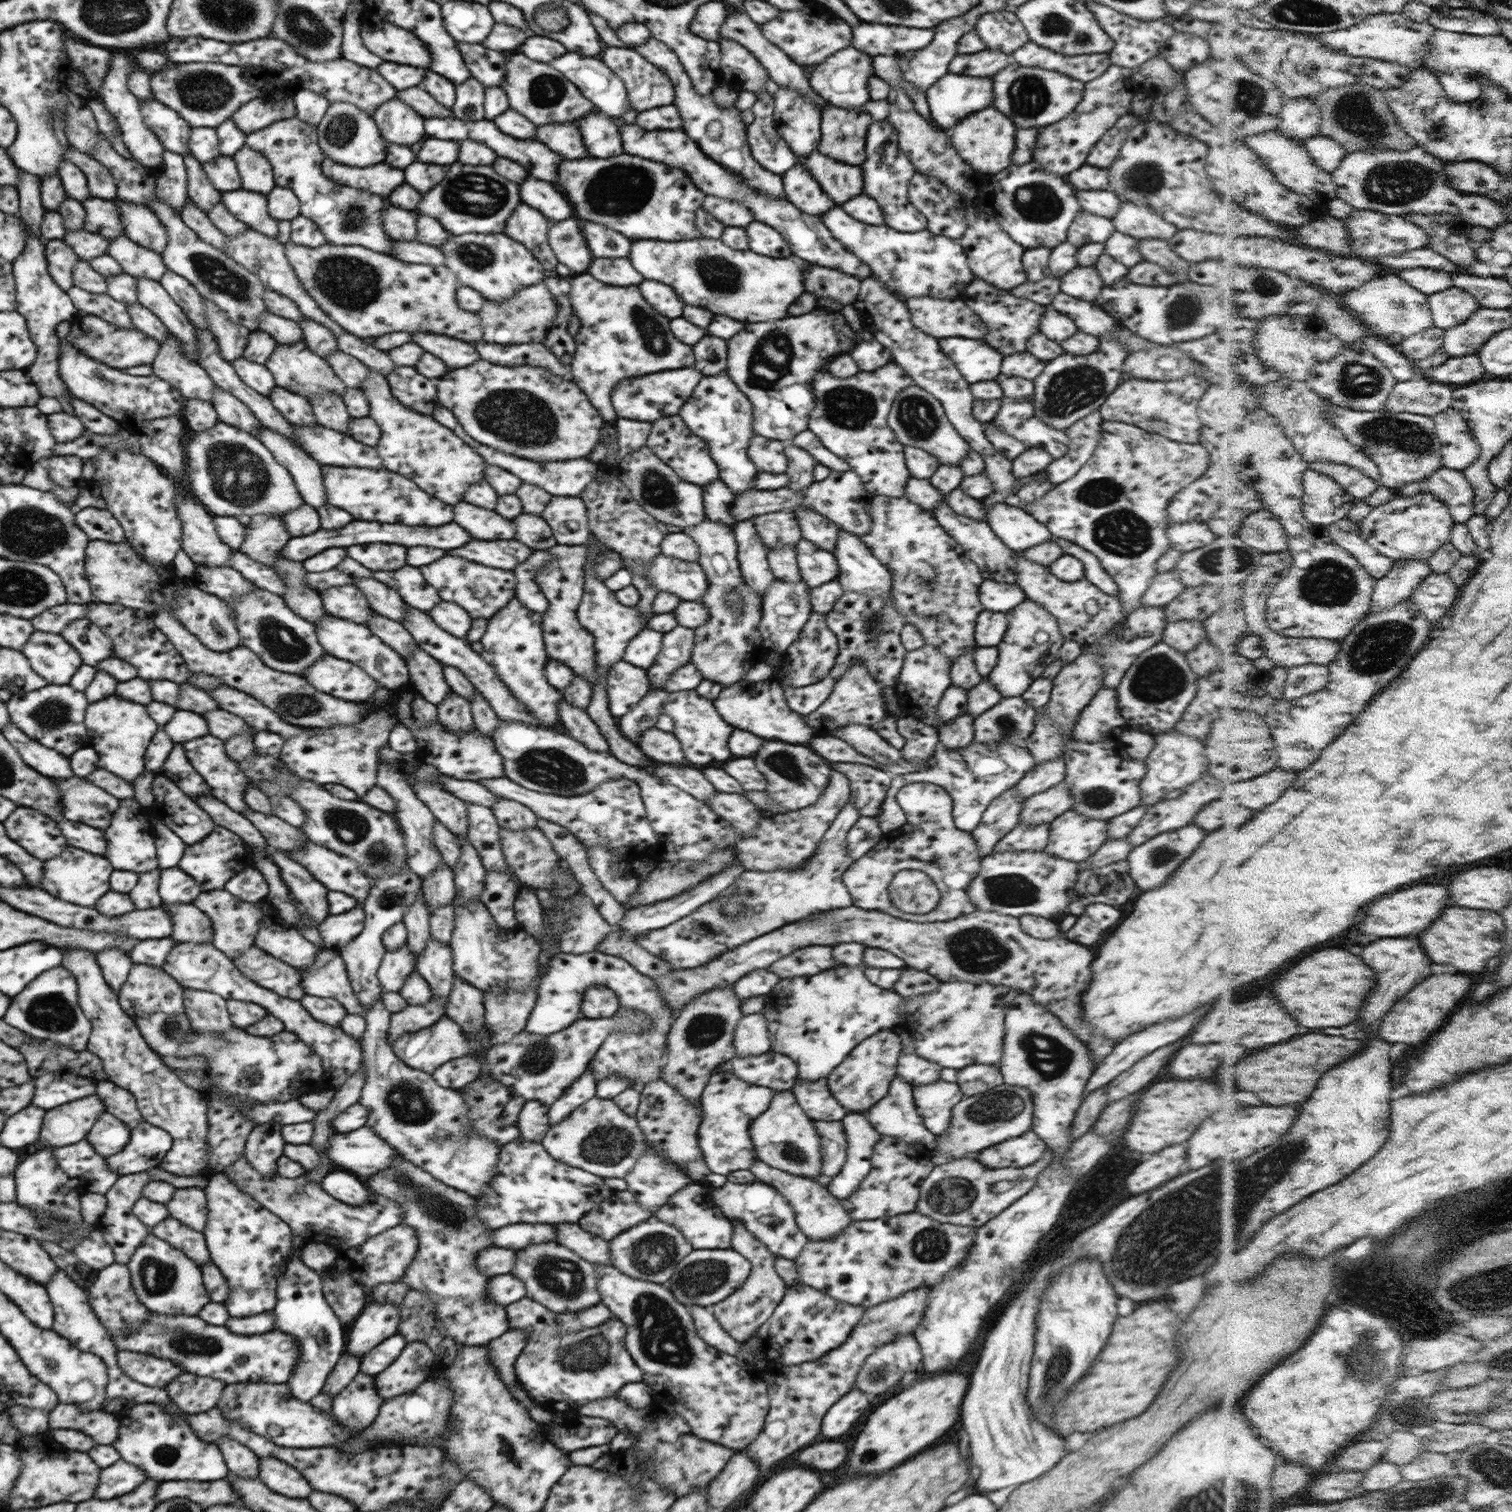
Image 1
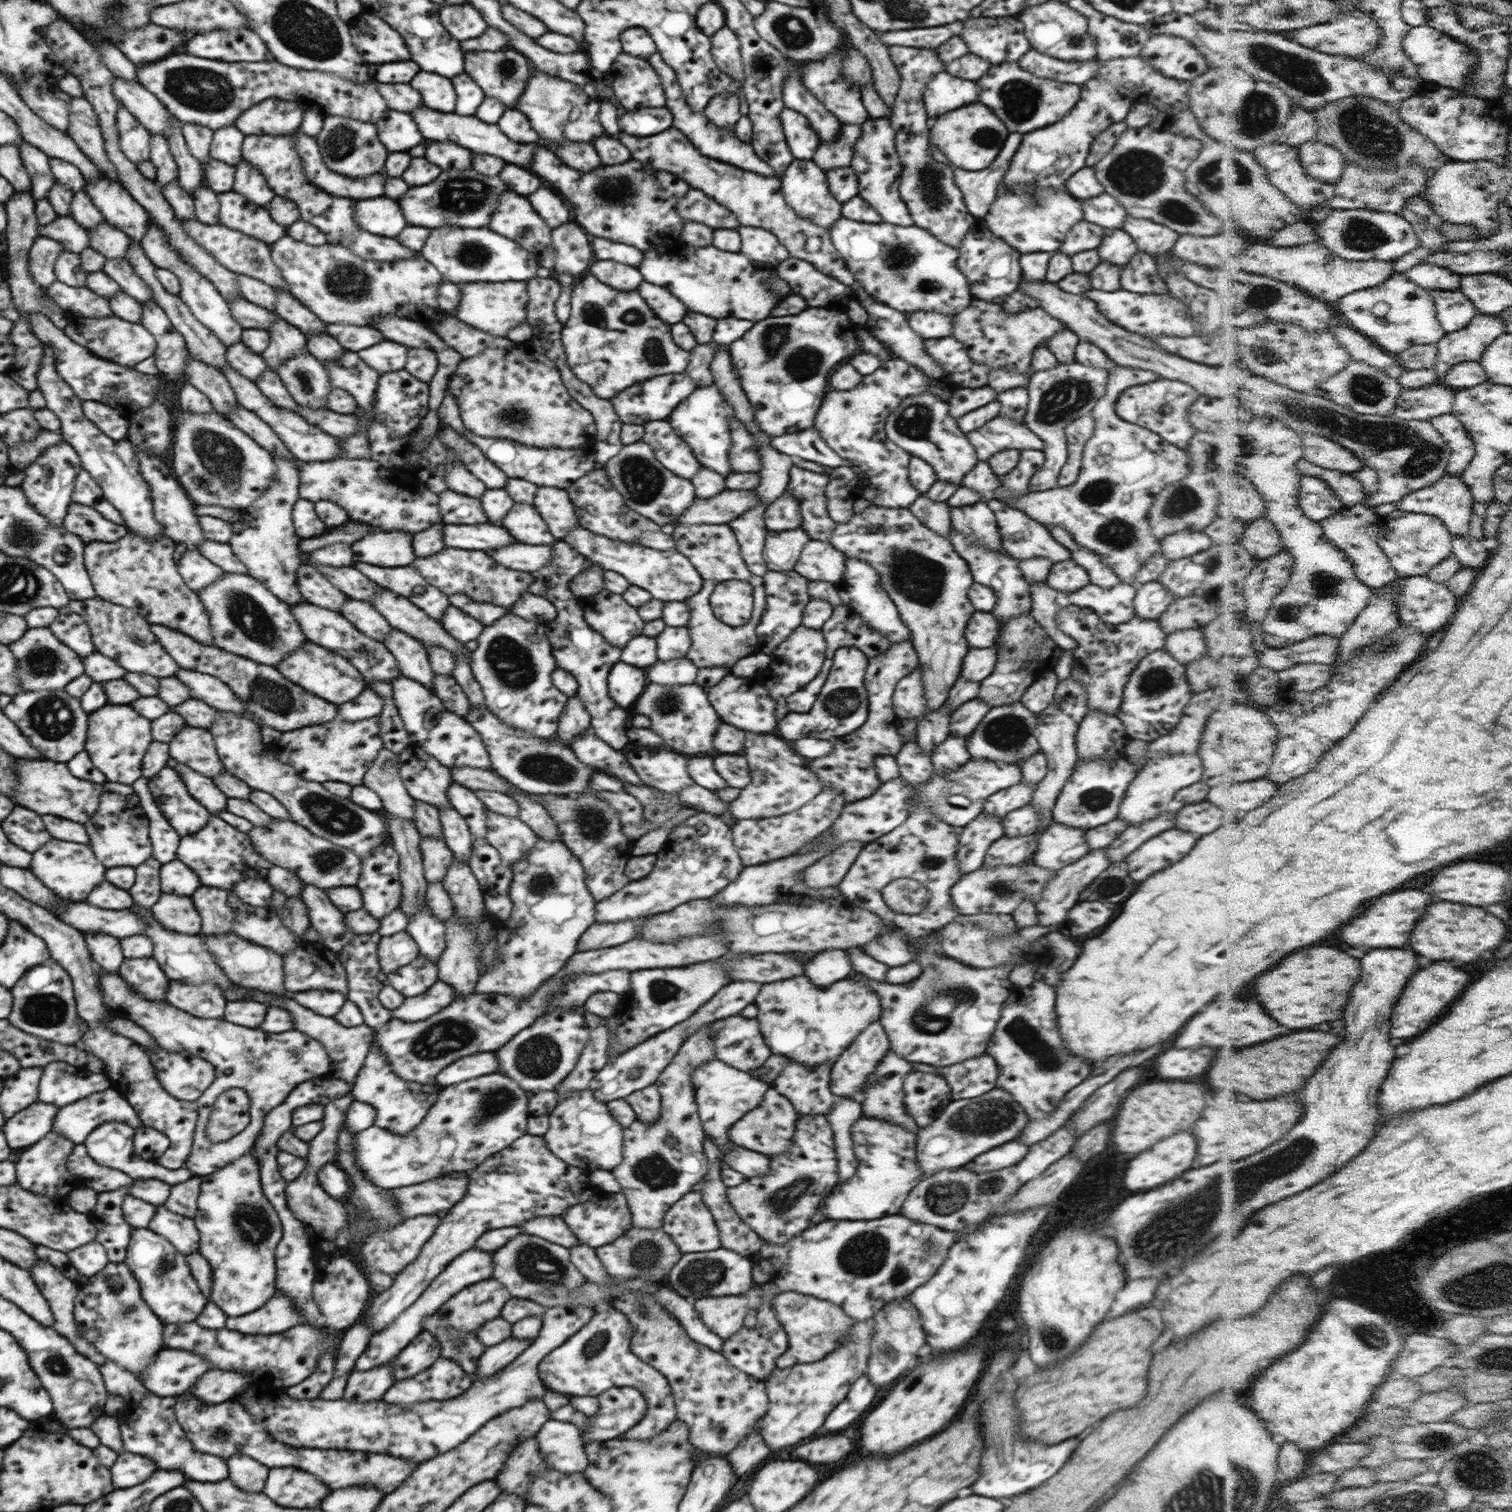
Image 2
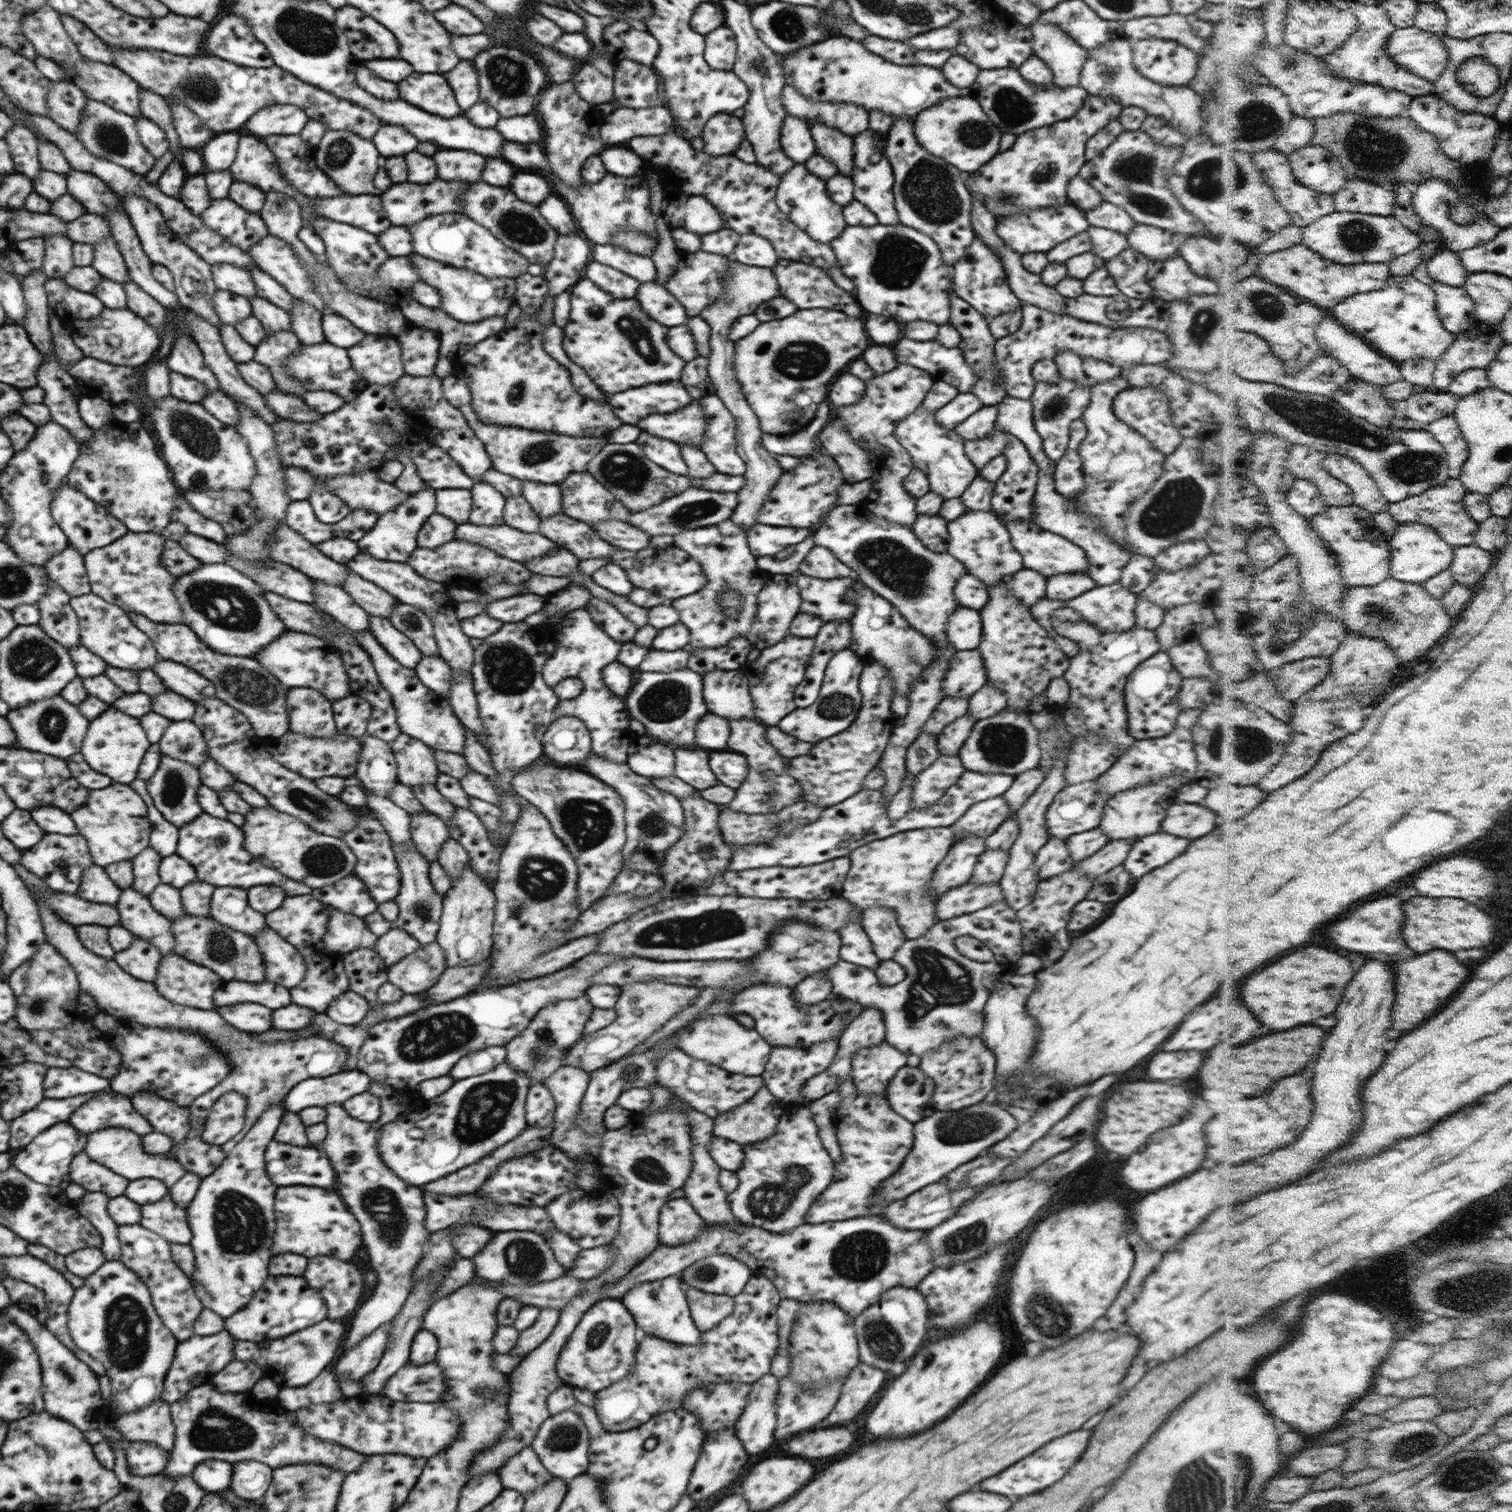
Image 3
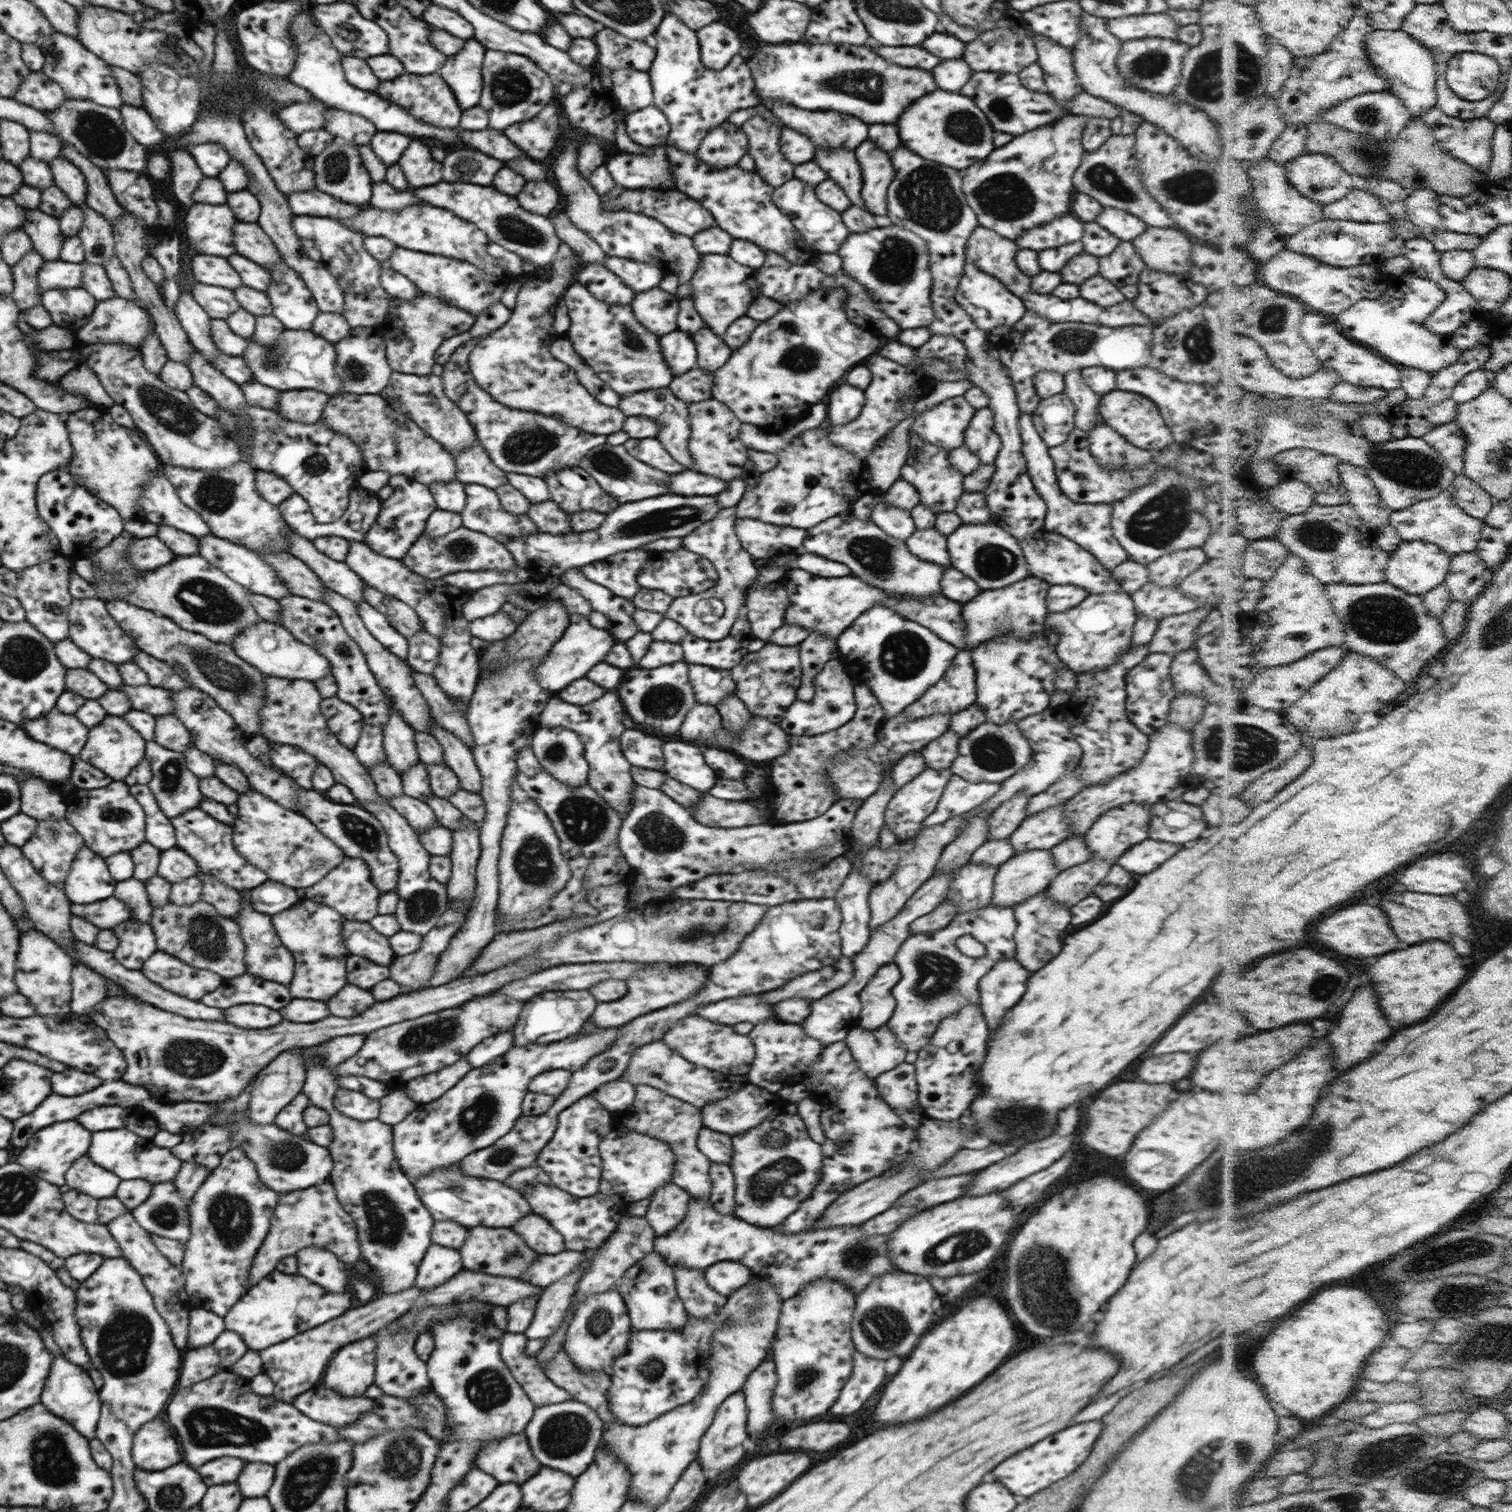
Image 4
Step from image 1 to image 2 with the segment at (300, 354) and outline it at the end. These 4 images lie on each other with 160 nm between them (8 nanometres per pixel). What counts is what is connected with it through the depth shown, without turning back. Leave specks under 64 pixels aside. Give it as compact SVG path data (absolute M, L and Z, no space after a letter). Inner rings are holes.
M282 317L268 331L269 345L261 355L270 370L274 372L296 353L307 350L307 336L297 326L290 324Z

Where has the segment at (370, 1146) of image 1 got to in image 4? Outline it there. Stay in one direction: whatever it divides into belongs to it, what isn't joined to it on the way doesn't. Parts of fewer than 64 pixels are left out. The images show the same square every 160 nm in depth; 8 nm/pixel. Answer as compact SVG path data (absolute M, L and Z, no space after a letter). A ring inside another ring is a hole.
M619 1027L597 1028L590 1034L576 1034L564 1040L537 1045L513 1045L505 1055L498 1056L482 1068L468 1072L450 1092L430 1104L422 1104L402 1122L394 1125L393 1151L395 1162L413 1182L418 1176L428 1176L434 1170L458 1166L472 1152L482 1150L513 1130L520 1114L528 1083L549 1070L574 1072L588 1059L604 1052L613 1042Z

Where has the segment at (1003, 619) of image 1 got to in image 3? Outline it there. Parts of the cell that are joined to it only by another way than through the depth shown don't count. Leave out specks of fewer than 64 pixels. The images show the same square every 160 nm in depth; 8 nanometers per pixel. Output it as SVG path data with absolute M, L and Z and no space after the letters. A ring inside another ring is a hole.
M958 605L948 620L946 637L956 651L978 649L982 642L982 618L979 611Z

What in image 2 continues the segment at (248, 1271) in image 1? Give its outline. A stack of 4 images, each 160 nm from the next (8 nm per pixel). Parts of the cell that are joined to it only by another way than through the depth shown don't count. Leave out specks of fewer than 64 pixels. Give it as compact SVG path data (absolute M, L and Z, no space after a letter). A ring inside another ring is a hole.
M254 1146L246 1152L246 1154L240 1153L240 1158L234 1160L232 1164L228 1164L225 1168L220 1168L217 1172L203 1178L200 1194L197 1198L198 1212L193 1218L195 1227L198 1229L198 1233L200 1233L200 1248L198 1252L210 1263L212 1271L212 1280L214 1284L208 1296L209 1302L213 1302L220 1310L223 1310L228 1317L237 1317L242 1316L242 1314L254 1312L254 1310L260 1308L275 1293L276 1289L275 1248L283 1238L283 1226L273 1204L264 1194L260 1179L260 1164L258 1164L258 1160L254 1160L255 1154L253 1150L255 1150Z

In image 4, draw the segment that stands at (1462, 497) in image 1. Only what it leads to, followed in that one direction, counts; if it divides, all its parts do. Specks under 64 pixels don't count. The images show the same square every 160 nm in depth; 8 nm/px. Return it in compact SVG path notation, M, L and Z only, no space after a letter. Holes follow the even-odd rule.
M1453 489L1445 490L1436 498L1421 500L1410 508L1393 511L1391 516L1391 524L1397 529L1403 540L1433 542L1452 555L1478 551L1485 523L1482 519L1468 514L1468 511L1458 504Z

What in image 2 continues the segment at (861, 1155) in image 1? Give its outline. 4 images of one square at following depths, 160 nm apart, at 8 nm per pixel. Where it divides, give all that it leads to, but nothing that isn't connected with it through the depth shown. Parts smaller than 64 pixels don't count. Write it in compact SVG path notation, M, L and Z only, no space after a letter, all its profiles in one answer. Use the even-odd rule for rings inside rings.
M836 1098L832 1112L825 1117L832 1127L833 1139L835 1144L836 1159L838 1159L838 1172L840 1182L850 1178L856 1172L858 1159L854 1156L852 1148L852 1126L856 1119L863 1116L861 1104L850 1098Z

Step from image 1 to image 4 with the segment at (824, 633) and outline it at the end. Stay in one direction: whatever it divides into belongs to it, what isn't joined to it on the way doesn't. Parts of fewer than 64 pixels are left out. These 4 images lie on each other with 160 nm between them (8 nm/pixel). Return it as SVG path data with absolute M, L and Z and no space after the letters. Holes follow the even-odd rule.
M766 643L759 652L749 653L738 666L731 669L736 683L736 697L742 701L754 716L761 716L770 722L780 722L787 708L796 701L801 676L800 646L778 646Z

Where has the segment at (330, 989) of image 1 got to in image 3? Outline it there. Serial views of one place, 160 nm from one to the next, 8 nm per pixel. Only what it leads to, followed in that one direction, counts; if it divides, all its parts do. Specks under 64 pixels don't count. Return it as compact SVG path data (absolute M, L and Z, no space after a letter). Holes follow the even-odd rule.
M266 925L262 932L252 937L258 945L265 966L266 980L294 988L305 977L307 963L304 957L274 929Z

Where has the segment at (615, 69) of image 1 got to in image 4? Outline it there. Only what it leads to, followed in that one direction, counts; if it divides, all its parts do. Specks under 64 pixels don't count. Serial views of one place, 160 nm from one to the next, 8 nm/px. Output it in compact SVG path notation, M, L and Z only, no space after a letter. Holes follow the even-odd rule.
M619 68L611 72L612 91L625 114L653 104L653 86L647 72Z

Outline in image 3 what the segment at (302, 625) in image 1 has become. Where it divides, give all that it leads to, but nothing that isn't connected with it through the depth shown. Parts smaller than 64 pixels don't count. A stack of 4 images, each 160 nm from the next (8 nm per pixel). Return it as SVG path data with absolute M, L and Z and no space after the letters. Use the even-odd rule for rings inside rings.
M202 563L196 570L177 577L173 593L188 626L203 644L226 656L253 658L288 632L284 622L272 612L262 590L249 576L228 566Z

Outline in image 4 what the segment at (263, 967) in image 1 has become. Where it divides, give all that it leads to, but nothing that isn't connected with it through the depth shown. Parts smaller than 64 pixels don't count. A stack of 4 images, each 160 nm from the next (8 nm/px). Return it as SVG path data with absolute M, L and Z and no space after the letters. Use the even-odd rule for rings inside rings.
M200 901L190 906L168 903L162 908L154 908L149 925L155 934L158 951L170 953L190 966L216 972L223 978L234 978L247 972L244 960L245 944L238 924L218 914L206 902Z

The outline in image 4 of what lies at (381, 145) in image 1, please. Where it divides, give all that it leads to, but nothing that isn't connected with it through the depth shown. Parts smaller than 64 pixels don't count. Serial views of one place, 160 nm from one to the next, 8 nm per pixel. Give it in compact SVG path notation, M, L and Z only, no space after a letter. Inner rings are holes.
M334 138L332 144L328 145L328 148L313 160L314 175L316 175L315 186L318 191L334 196L334 199L338 199L342 203L369 205L373 182L354 144Z

